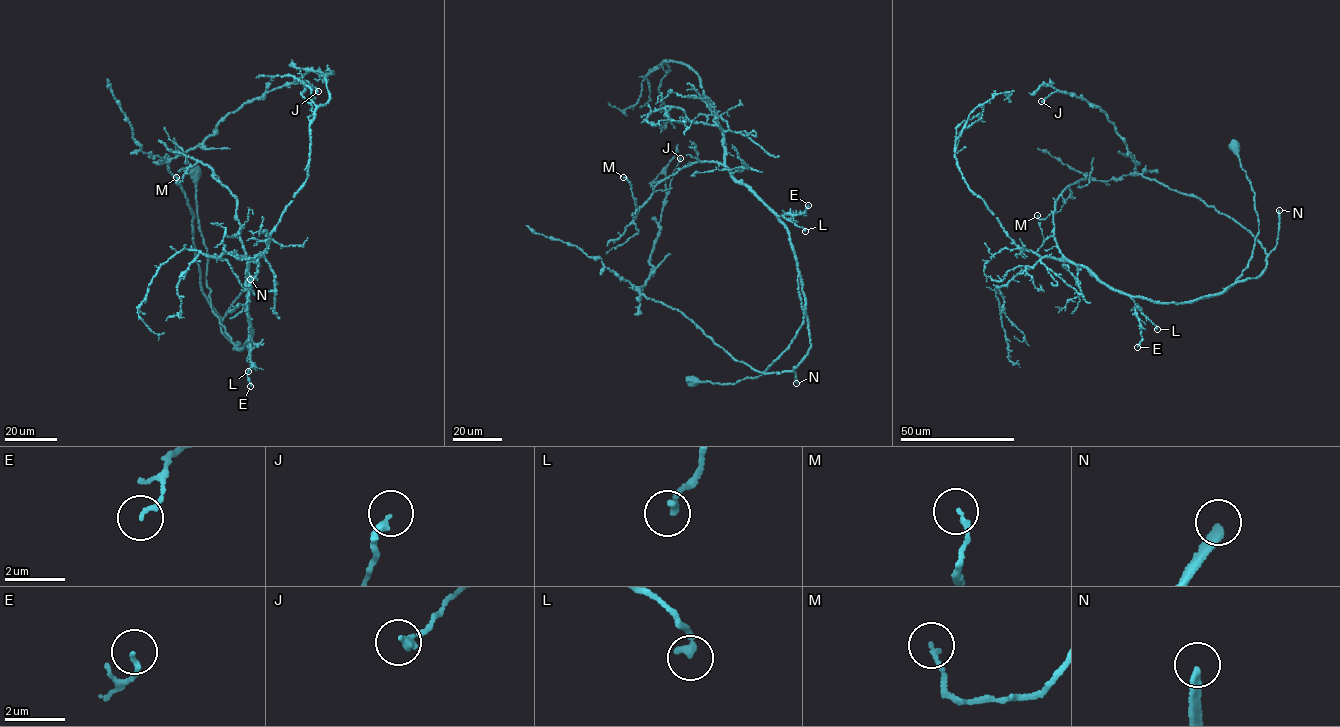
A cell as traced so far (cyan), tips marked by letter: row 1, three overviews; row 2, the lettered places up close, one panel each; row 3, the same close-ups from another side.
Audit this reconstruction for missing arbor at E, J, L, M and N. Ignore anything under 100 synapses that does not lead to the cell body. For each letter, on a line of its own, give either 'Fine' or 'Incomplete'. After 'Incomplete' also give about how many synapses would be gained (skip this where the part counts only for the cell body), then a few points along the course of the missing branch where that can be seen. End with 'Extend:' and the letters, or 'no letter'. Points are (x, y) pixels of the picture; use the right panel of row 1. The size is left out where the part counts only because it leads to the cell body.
E: Fine
J: Fine
L: Fine
M: Fine
N: Incomplete. Roughly 250 synapses. Course of what is missing: (1279, 210), (1269, 176), (1232, 100), (1173, 74), (1141, 67), (1119, 68), (1100, 61), (1082, 65), (1086, 66)
Extend: N

